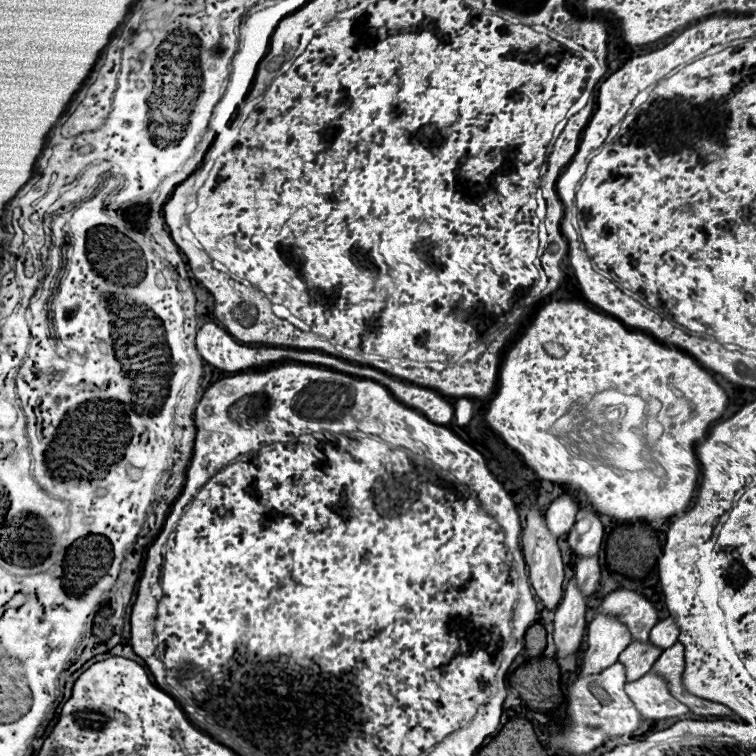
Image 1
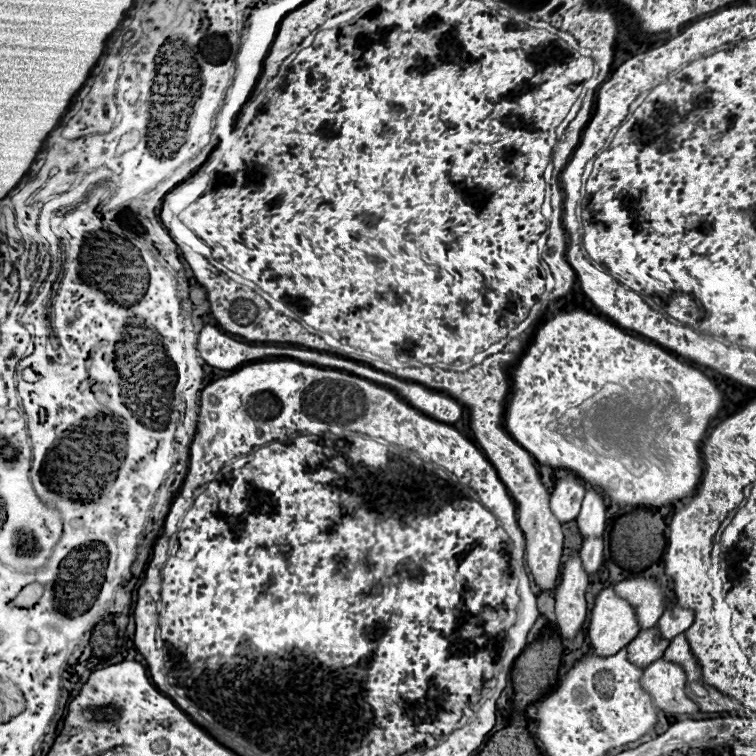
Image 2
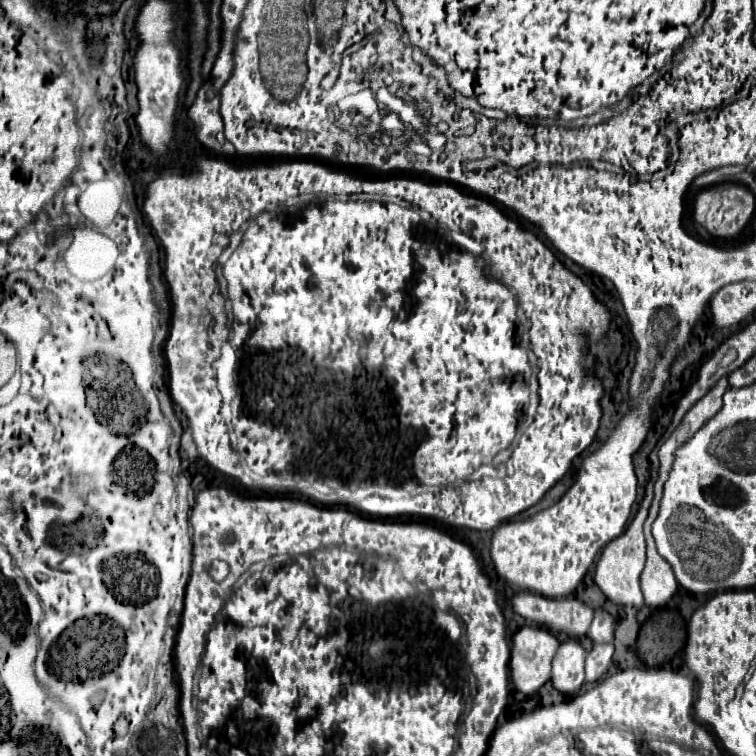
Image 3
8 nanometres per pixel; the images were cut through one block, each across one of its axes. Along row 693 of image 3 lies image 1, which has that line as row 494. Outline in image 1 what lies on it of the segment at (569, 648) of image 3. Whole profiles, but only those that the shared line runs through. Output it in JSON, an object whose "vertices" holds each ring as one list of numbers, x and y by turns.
{"vertices":[[562,494,558,496,550,508,546,510,546,522,548,522,548,528,552,534,556,536,562,536,566,534,572,526,574,526,574,520,576,520,576,514,578,514,578,500,574,494]]}

